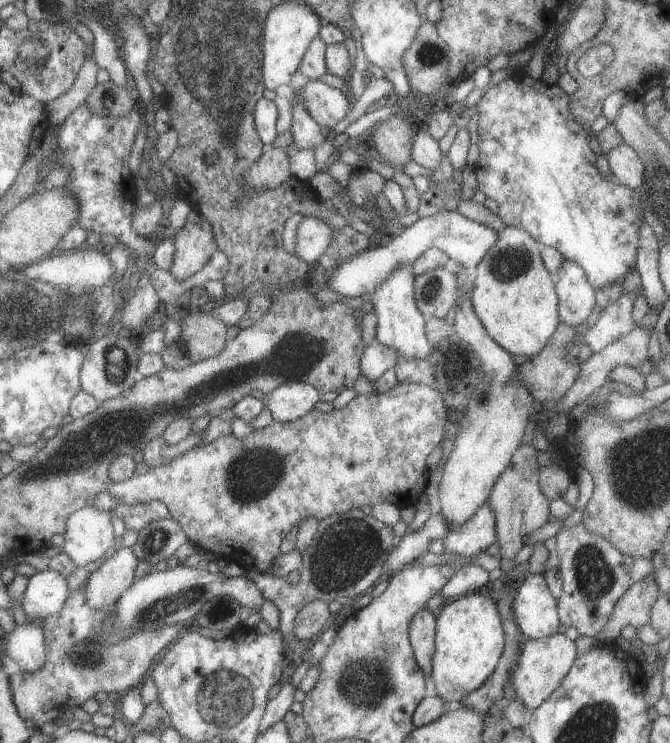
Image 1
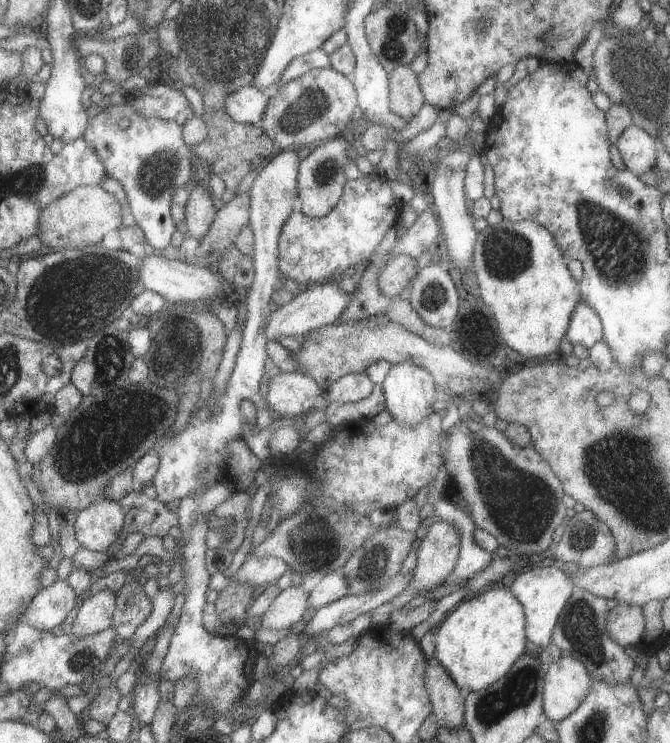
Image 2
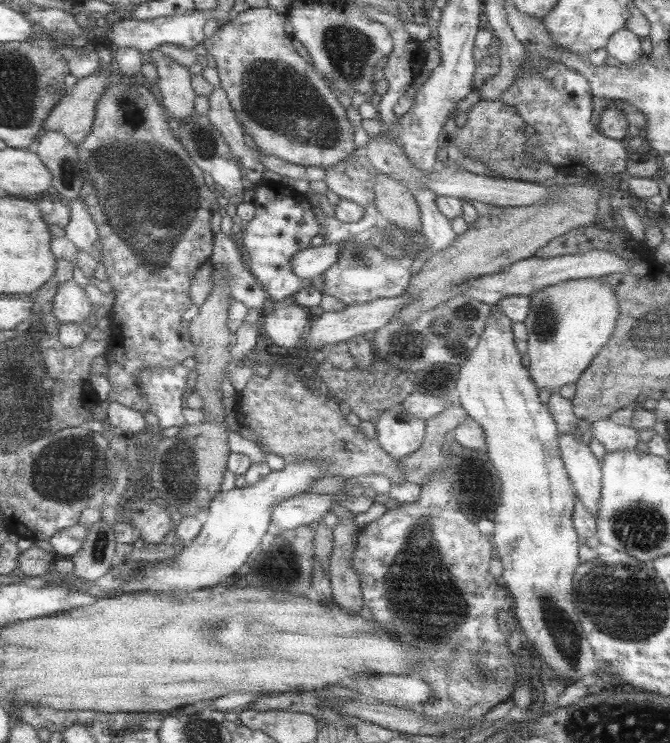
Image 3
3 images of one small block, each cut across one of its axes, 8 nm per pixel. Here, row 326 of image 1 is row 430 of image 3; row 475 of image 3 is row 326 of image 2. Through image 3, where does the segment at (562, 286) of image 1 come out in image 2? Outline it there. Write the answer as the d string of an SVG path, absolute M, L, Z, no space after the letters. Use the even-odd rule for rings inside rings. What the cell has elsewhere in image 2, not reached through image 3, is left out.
M585 302L577 304L573 318L569 322L565 340L567 344L575 346L585 346L587 350L597 344L603 338L603 328L601 328L601 320L595 314L595 310L591 310L591 306L587 306Z

